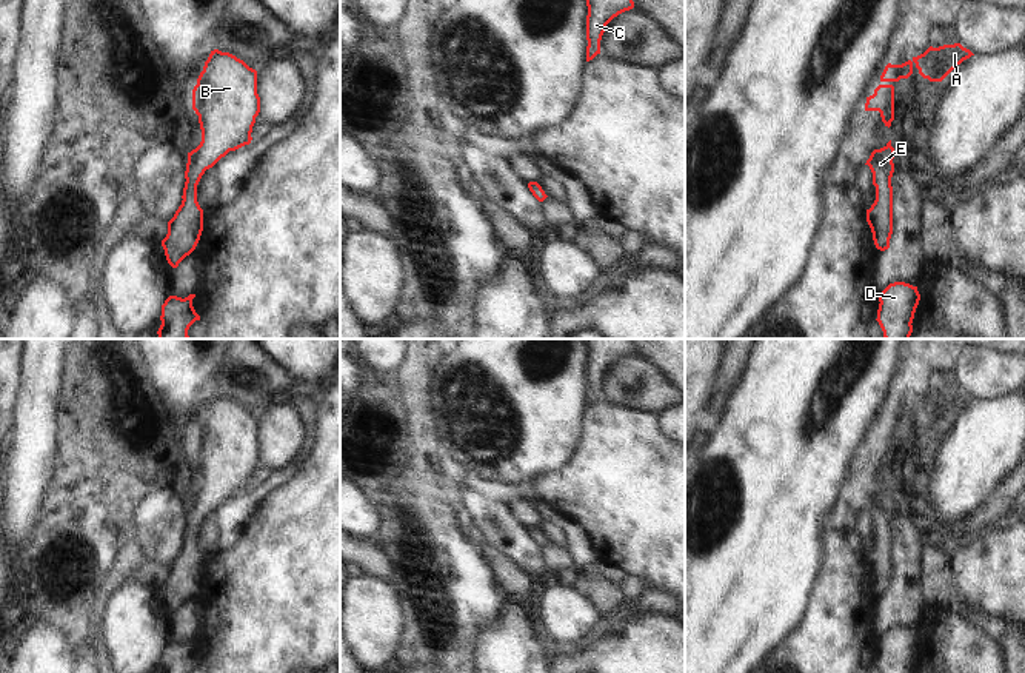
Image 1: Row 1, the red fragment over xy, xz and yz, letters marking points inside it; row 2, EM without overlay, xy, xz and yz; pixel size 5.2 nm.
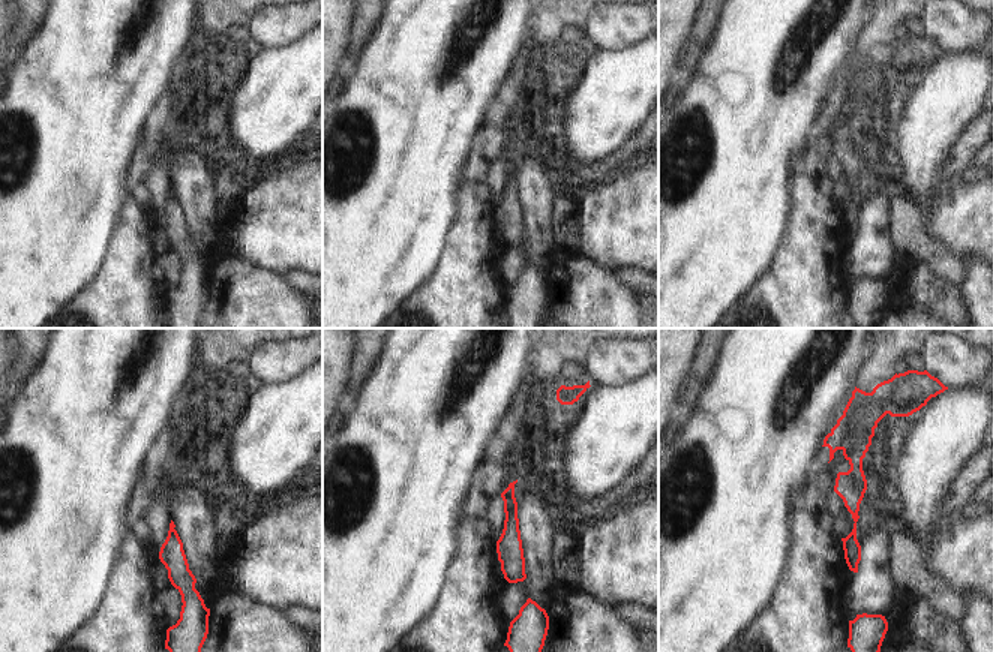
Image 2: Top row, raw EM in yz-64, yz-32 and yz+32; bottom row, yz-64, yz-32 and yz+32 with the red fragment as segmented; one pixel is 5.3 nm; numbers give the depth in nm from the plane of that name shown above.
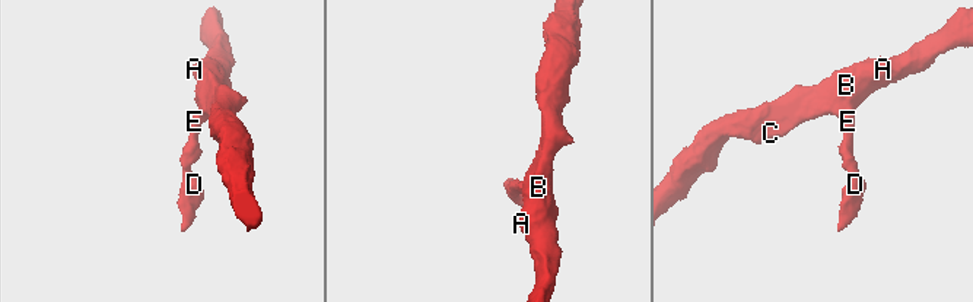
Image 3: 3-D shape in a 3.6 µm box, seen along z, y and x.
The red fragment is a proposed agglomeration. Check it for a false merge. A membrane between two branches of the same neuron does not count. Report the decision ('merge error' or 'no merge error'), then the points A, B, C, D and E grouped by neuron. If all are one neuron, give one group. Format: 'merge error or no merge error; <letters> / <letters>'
no merge error; A B C D E

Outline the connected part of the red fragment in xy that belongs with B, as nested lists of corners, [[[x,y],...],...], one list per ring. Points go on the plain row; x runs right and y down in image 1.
[[[211,396],[192,434],[192,454],[199,460],[202,487],[188,497],[183,545],[162,585],[172,613],[195,594],[203,576],[203,554],[197,547],[202,521],[229,496],[252,485],[260,457],[257,416],[229,397]]]

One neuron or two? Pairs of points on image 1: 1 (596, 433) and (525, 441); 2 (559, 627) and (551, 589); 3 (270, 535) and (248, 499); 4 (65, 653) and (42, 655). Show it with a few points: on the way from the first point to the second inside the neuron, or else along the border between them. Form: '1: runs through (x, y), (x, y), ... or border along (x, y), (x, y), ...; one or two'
1: border along (587, 407), (580, 438); two
2: runs through (559, 618), (559, 601), (556, 598); one
3: border along (279, 484), (256, 507), (236, 541); two
4: runs through (59, 655), (48, 655); one

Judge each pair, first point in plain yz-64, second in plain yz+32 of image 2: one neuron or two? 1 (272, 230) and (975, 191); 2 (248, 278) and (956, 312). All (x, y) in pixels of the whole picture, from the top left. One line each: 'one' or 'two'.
1: one
2: one

